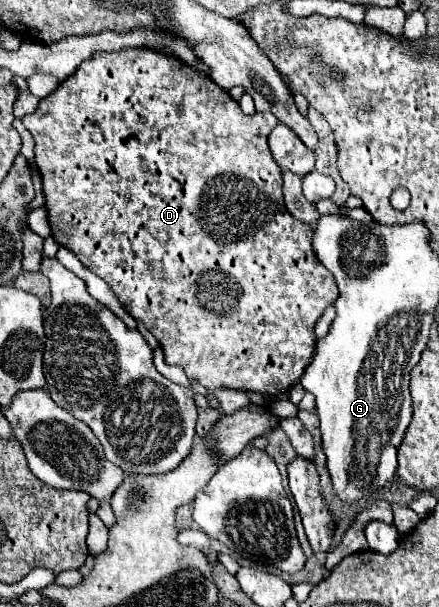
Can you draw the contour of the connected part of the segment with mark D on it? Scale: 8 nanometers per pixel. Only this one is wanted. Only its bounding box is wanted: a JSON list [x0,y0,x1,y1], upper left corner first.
[22,48,338,396]

